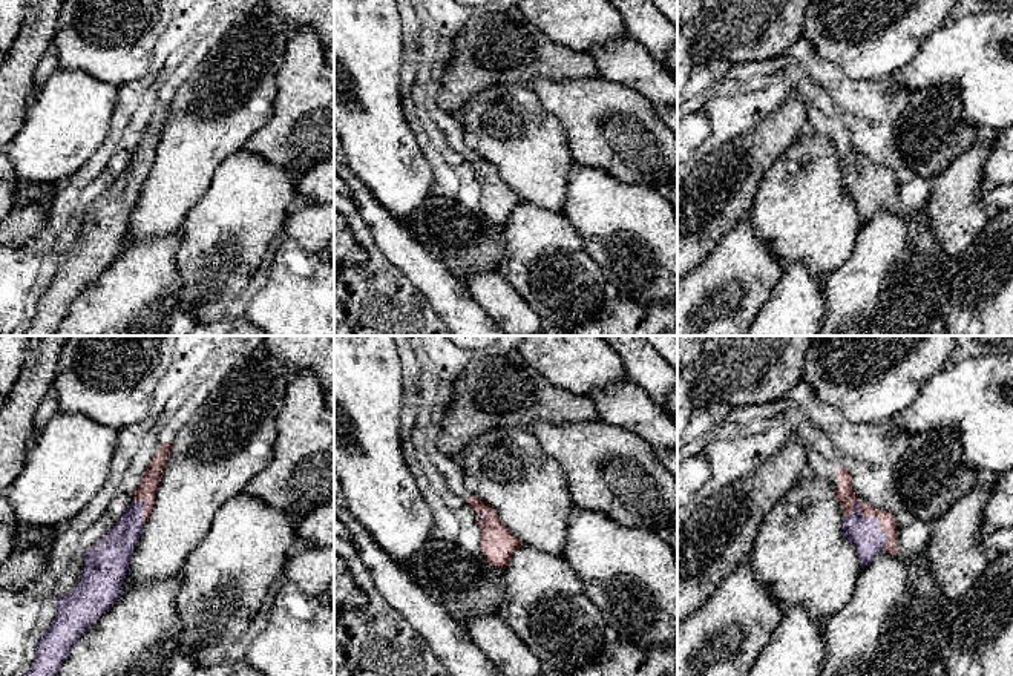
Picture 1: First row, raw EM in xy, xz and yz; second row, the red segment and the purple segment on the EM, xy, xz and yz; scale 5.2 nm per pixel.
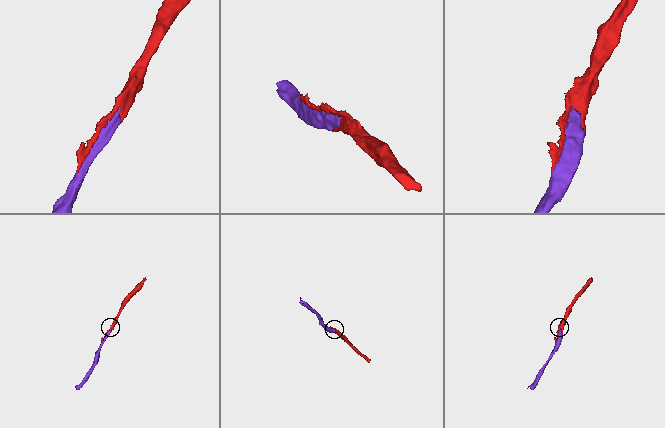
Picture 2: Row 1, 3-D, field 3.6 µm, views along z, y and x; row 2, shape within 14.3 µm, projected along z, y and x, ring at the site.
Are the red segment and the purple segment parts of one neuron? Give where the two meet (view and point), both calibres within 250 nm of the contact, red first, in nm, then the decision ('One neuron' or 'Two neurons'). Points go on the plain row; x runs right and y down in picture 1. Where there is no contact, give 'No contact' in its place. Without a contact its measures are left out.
Touches red at yz (878, 178). Thickness 100 nm (red) against 160 nm. One neuron

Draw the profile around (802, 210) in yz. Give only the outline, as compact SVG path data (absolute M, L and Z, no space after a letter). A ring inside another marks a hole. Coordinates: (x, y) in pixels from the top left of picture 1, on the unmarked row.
M808 123L762 178L749 219L756 235L771 245L785 270L795 262L805 262L812 276L824 279L852 254L861 222L855 202L844 192L843 175L834 141L815 133Z

